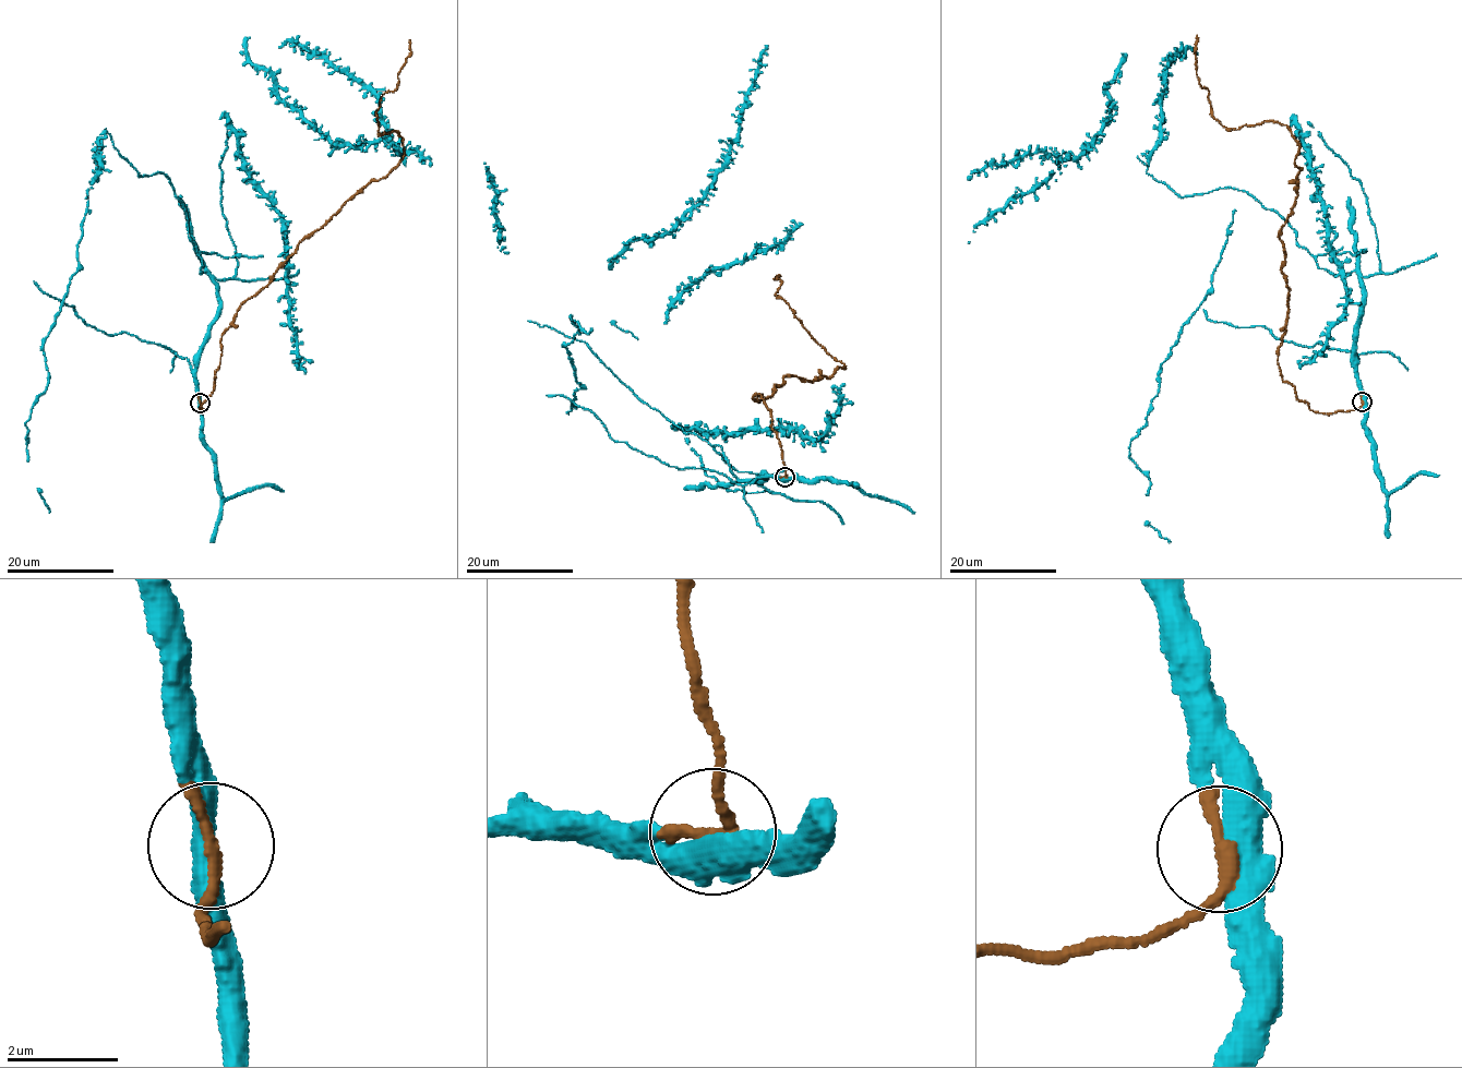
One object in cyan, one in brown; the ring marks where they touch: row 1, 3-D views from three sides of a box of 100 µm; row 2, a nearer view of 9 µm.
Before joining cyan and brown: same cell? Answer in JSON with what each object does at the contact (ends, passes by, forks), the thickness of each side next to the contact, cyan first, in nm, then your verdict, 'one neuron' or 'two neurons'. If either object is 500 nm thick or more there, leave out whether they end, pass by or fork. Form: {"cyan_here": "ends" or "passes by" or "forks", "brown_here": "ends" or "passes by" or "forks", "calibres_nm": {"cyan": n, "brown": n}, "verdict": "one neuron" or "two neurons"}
{"cyan_here": "passes by", "brown_here": "ends", "calibres_nm": {"cyan": 480, "brown": 280}, "verdict": "one neuron"}

